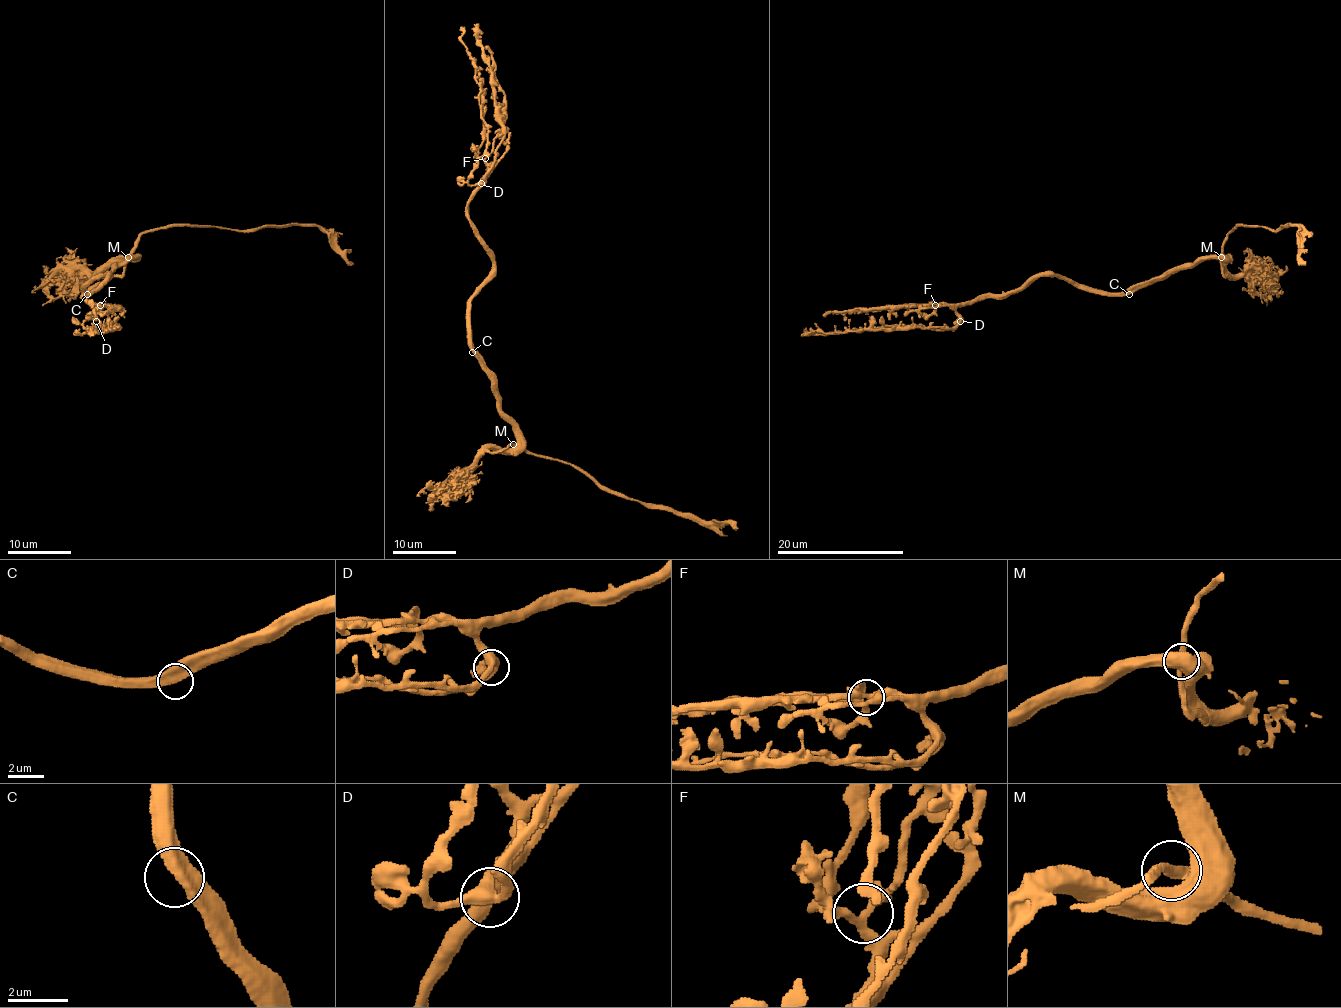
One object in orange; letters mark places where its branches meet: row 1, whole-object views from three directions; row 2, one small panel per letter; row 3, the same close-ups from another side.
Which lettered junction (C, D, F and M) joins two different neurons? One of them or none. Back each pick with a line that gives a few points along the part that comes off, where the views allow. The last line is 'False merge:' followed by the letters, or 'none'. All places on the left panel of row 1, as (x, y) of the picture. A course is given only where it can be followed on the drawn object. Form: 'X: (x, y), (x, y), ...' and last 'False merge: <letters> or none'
False merge: none

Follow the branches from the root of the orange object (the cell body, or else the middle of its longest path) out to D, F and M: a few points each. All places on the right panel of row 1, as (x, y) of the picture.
D: (1124, 291), (1091, 292), (1045, 275), (1029, 278), (1013, 291), (978, 295), (960, 303), (956, 308), (960, 321)
F: (1124, 291), (1091, 292), (1045, 275), (1029, 278), (1019, 287), (997, 295), (935, 305)
M: (1124, 291), (1148, 286), (1157, 278), (1167, 278), (1175, 272), (1189, 268), (1200, 257), (1221, 257)

